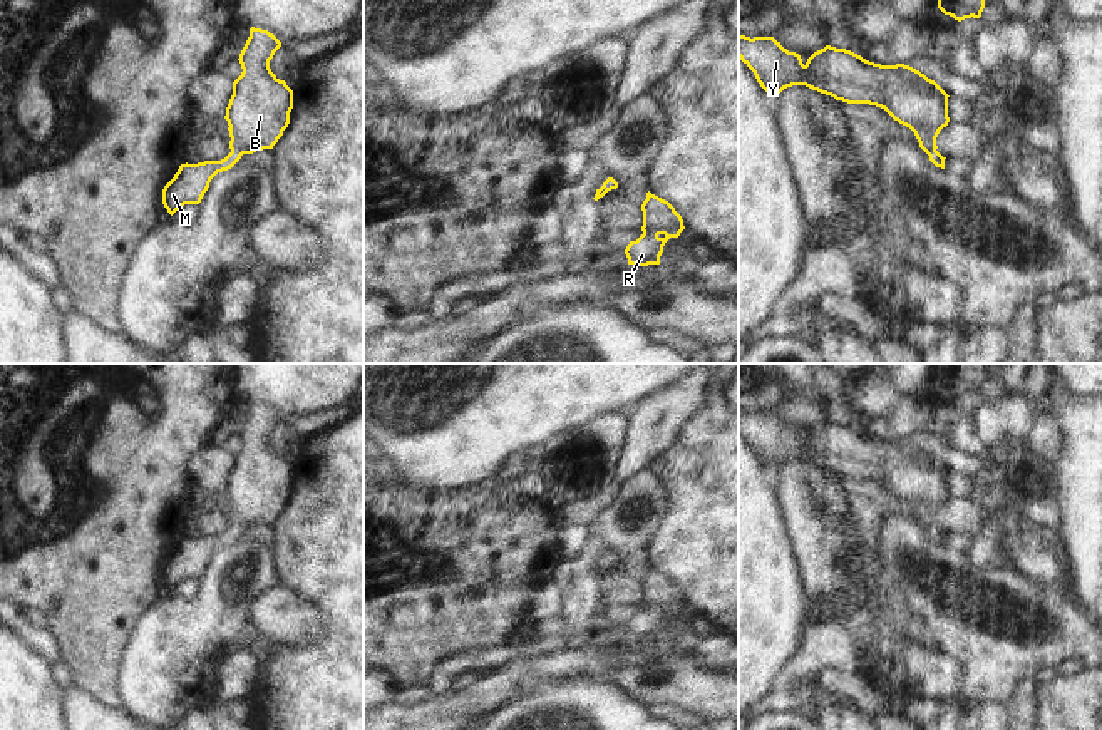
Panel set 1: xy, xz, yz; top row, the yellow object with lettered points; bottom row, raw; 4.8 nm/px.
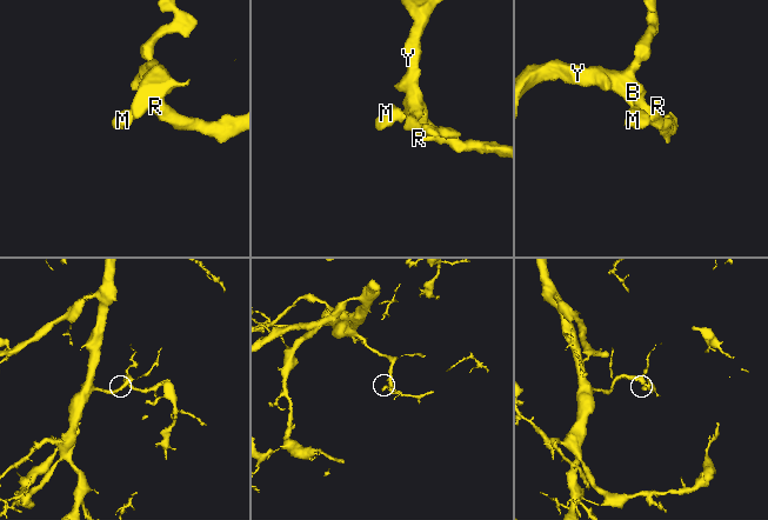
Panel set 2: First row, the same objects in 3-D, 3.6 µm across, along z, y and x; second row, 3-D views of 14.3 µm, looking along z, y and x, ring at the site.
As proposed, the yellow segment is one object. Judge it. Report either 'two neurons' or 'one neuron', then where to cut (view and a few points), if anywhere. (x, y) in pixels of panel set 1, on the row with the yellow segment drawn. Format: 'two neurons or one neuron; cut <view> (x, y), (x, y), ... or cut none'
one neuron; cut none

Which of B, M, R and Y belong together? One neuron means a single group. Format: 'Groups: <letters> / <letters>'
Groups: B M R Y.

